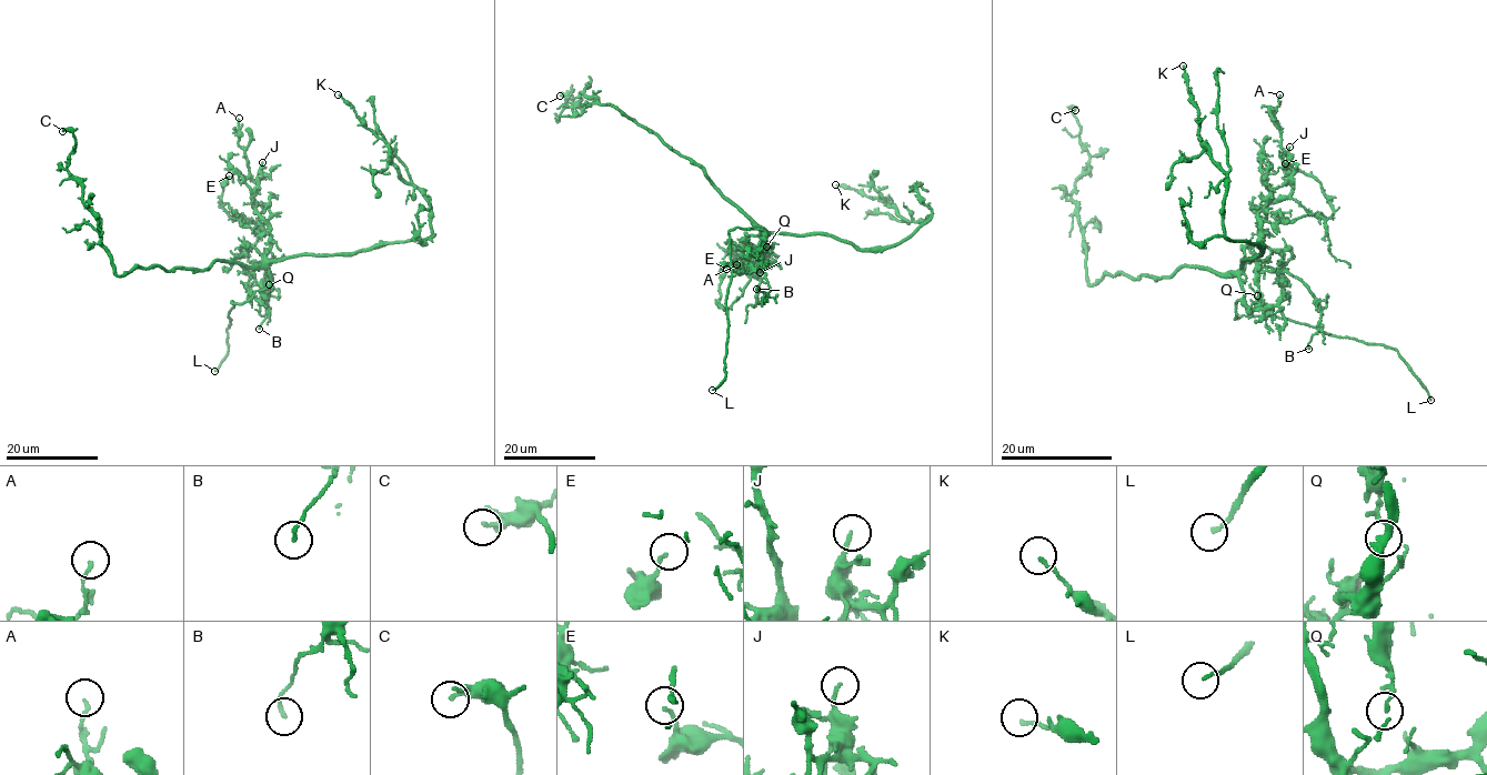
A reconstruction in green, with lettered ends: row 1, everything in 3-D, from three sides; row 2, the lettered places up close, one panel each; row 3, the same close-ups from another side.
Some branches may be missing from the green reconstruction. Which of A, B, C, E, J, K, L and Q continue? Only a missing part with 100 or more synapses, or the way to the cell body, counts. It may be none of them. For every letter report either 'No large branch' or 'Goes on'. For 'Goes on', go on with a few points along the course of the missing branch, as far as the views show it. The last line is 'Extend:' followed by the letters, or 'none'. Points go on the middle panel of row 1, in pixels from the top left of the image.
A: No large branch
B: No large branch
C: No large branch
E: No large branch
J: No large branch
K: No large branch
L: Goes on. Course of what is missing: (712, 390), (709, 394), (745, 408), (763, 411), (779, 425)
Q: No large branch
Extend: L

